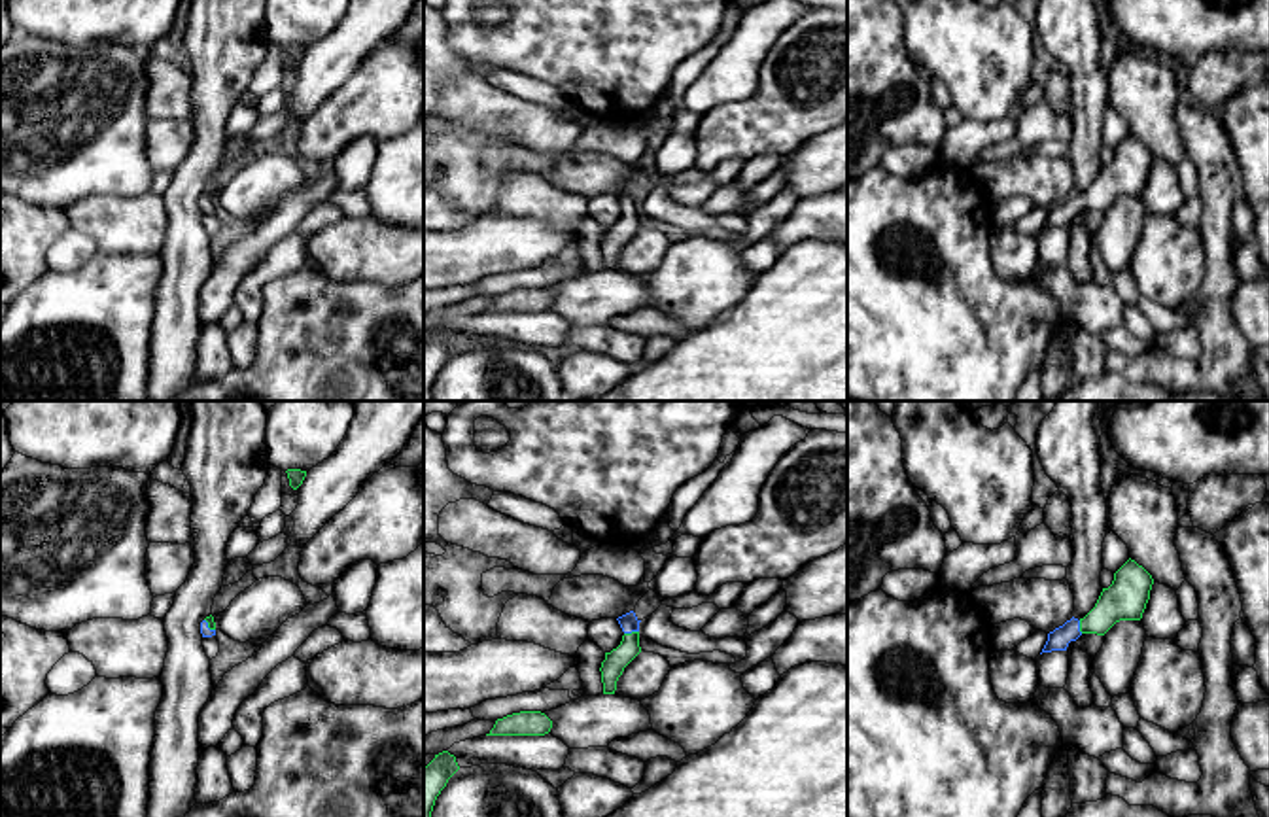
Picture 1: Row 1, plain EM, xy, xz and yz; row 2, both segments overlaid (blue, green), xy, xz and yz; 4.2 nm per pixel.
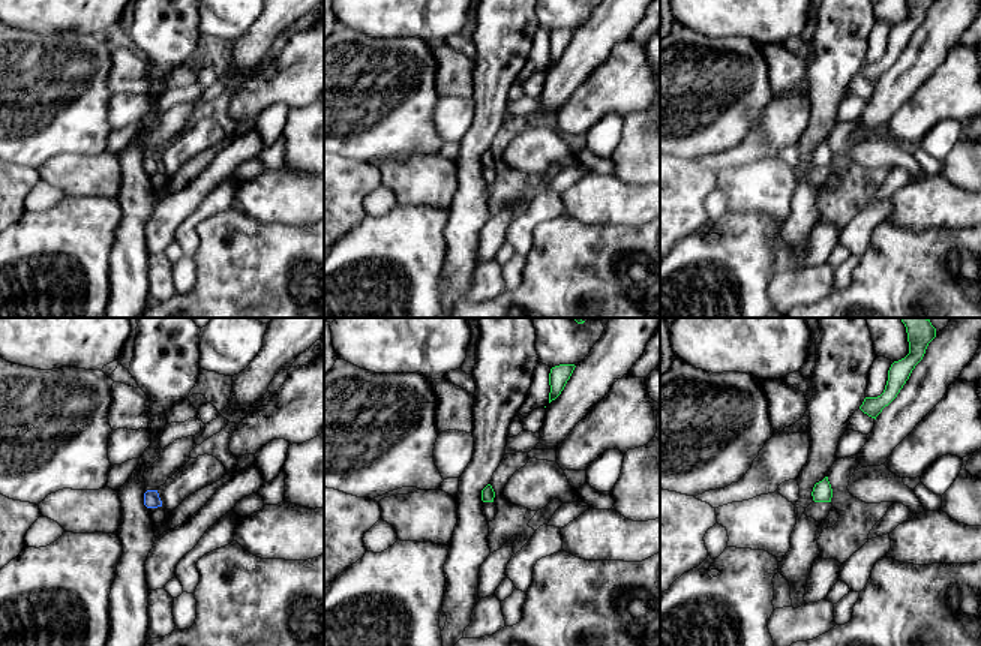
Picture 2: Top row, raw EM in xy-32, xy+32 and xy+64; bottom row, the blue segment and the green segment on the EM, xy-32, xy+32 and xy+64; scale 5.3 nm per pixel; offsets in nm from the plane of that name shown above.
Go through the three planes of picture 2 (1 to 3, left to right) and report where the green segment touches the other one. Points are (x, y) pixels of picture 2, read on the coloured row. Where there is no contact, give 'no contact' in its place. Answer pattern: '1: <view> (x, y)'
1: no contact
2: no contact
3: no contact

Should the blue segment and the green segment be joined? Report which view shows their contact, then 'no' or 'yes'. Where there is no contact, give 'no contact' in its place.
xz | yes

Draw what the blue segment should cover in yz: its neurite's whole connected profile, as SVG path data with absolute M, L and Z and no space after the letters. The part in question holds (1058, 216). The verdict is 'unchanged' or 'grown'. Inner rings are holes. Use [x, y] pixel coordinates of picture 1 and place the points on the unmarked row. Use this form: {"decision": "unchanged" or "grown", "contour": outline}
{"decision": "grown", "contour": "M1127 136L1108 165L1103 165L1095 183L1084 195L1070 195L1048 210L1042 229L1067 227L1082 210L1104 212L1120 197L1140 197L1150 176L1154 155L1135 136Z"}

